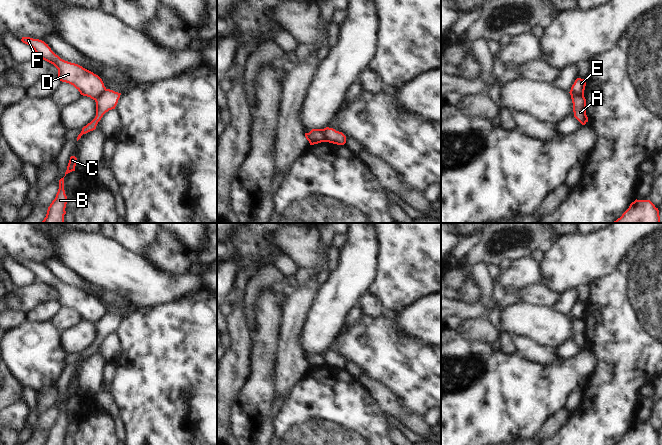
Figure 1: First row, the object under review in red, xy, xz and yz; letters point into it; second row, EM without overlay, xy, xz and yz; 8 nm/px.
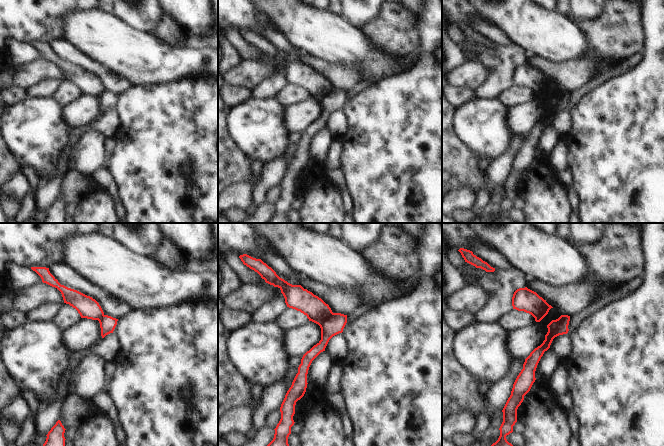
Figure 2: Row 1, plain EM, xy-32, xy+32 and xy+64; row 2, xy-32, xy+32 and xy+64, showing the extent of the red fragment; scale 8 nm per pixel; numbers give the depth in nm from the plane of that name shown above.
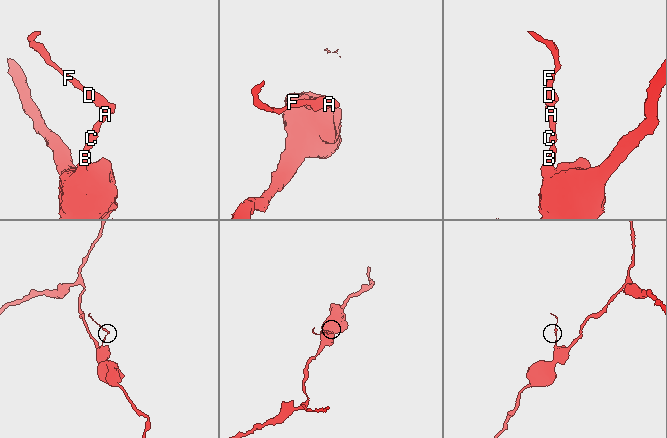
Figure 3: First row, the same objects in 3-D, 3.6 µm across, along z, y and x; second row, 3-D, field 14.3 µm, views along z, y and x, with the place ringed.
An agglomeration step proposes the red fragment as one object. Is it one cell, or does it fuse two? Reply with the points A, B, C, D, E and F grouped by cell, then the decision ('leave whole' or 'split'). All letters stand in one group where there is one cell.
A B C / D E F; split

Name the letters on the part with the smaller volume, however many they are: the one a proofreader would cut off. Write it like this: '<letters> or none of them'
D, E, F

